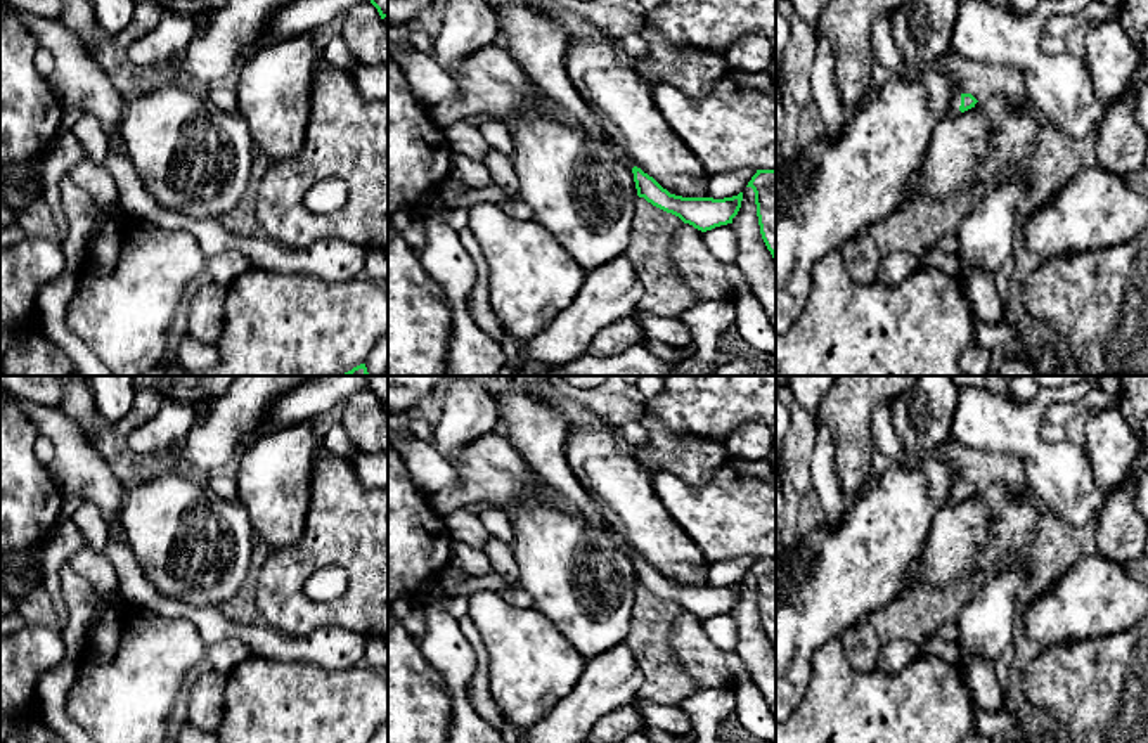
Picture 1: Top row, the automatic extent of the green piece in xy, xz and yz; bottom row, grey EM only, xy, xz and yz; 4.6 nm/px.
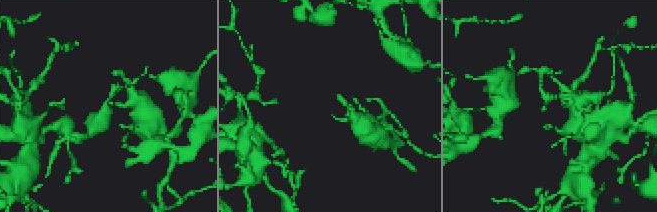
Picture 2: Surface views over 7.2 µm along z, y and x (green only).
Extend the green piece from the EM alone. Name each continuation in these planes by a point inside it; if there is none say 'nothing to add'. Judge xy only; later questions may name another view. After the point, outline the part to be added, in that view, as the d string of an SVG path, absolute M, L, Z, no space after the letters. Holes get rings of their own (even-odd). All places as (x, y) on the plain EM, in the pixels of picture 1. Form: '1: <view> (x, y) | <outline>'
nothing to add

